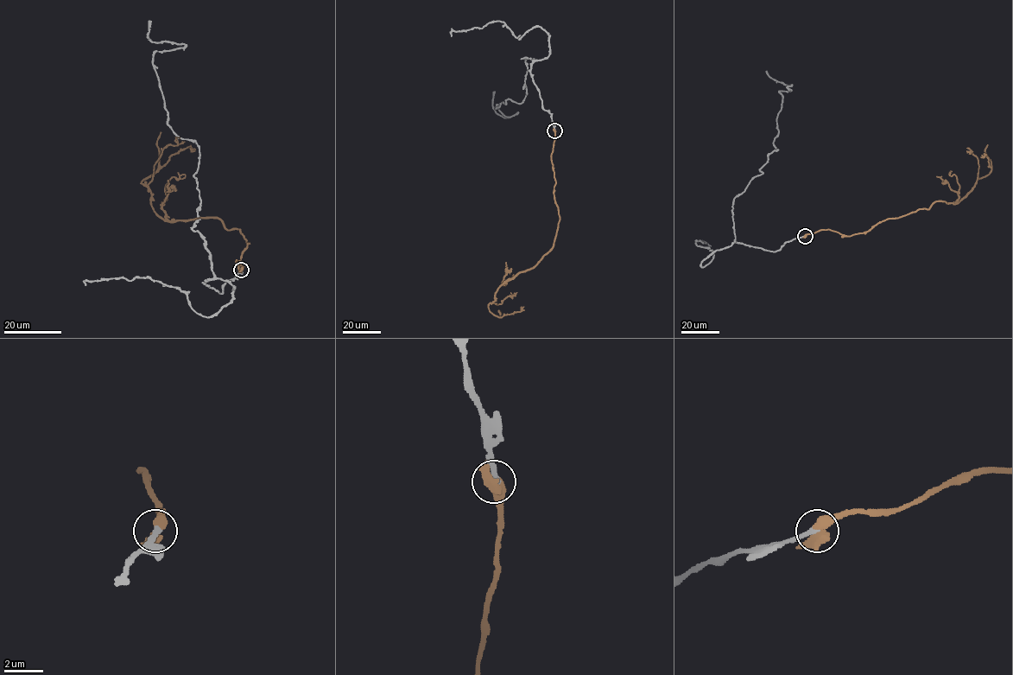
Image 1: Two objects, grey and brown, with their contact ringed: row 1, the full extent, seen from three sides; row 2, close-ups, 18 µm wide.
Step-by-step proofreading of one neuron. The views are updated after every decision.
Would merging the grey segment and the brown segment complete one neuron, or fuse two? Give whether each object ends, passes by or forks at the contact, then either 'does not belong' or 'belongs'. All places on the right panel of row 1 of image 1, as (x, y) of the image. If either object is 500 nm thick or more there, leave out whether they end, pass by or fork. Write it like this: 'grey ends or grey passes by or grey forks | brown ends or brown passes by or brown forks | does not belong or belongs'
belongs

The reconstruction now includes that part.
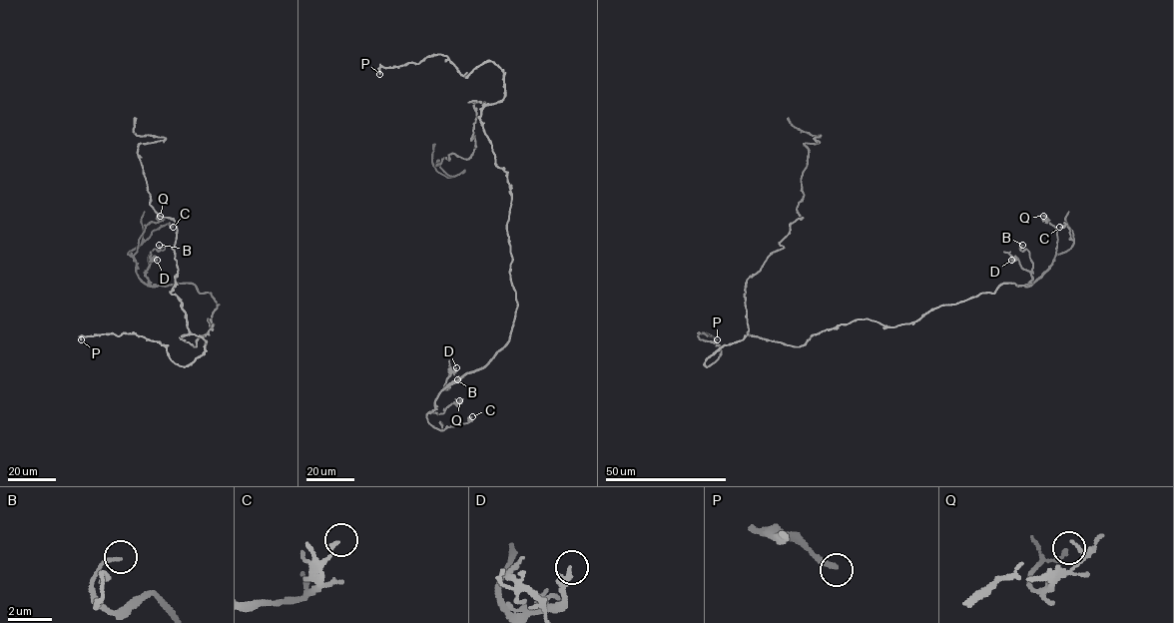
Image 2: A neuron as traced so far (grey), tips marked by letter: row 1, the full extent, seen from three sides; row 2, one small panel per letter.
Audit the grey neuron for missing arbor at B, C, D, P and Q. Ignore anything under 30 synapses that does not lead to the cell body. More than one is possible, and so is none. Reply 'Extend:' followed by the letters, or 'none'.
Extend: P

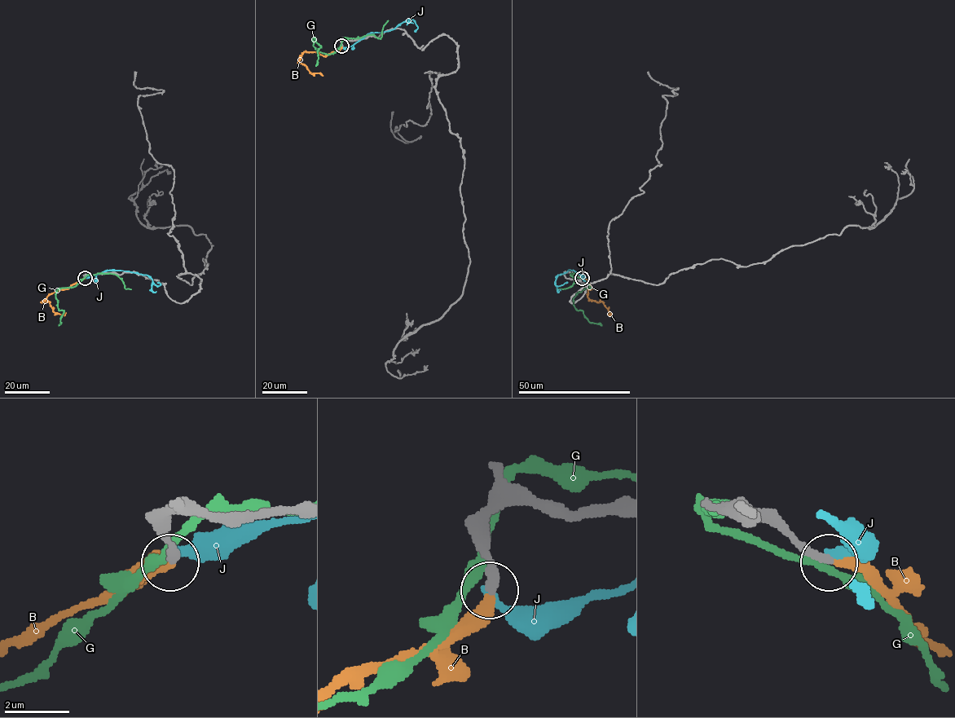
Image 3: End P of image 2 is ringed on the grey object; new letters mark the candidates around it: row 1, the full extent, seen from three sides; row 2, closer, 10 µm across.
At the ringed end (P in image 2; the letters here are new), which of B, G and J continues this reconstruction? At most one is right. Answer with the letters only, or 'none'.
B

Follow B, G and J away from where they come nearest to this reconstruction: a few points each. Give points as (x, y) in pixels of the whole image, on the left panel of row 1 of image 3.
B: (85, 278), (52, 292), (41, 301), (49, 301), (54, 311), (62, 314), (66, 312)
G: (84, 278), (73, 287), (61, 288), (56, 291), (58, 310), (63, 313), (58, 326)
J: (85, 278), (106, 271), (125, 270), (147, 275), (156, 286), (160, 284), (157, 282)

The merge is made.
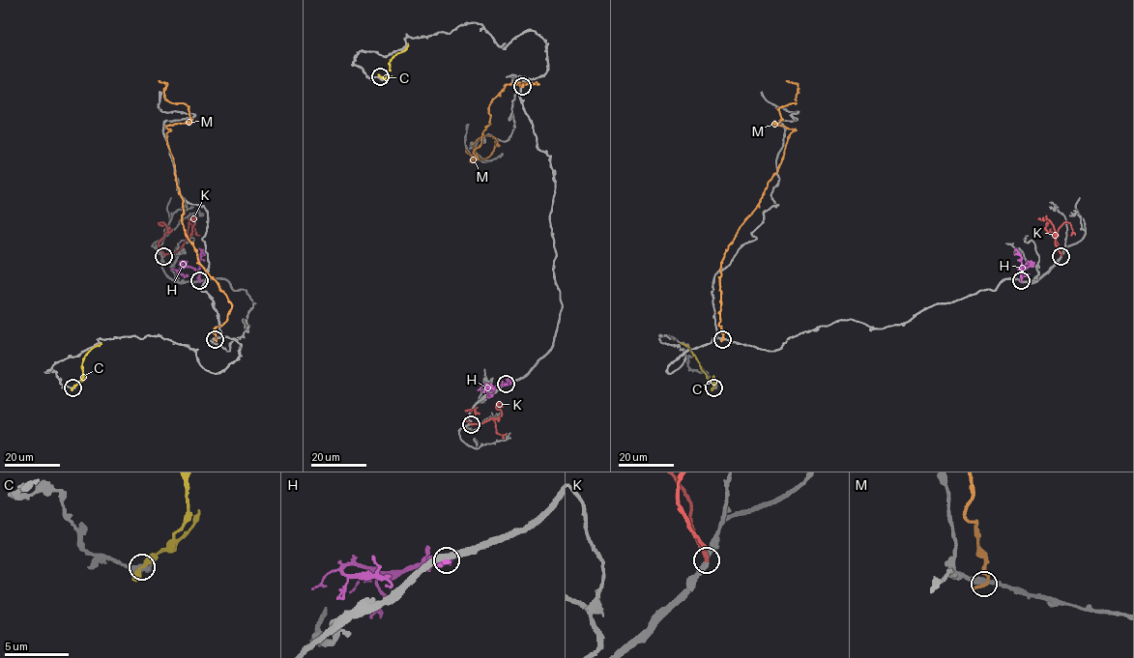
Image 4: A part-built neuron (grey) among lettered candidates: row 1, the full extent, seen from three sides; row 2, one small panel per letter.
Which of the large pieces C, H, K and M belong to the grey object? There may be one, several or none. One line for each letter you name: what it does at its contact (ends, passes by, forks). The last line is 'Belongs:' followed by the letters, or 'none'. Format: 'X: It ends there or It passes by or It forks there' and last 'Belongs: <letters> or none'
K: It passes by
Belongs: K

